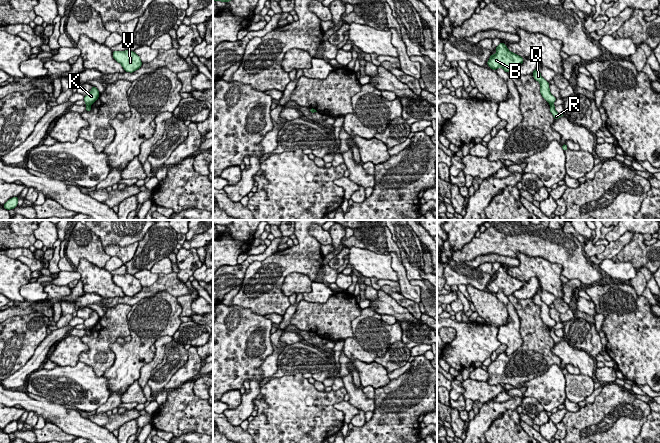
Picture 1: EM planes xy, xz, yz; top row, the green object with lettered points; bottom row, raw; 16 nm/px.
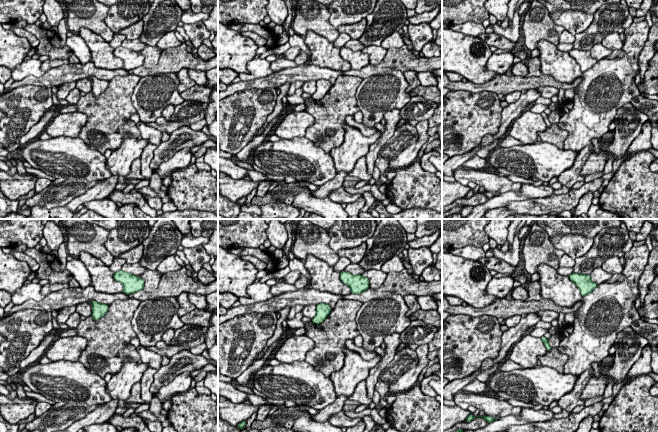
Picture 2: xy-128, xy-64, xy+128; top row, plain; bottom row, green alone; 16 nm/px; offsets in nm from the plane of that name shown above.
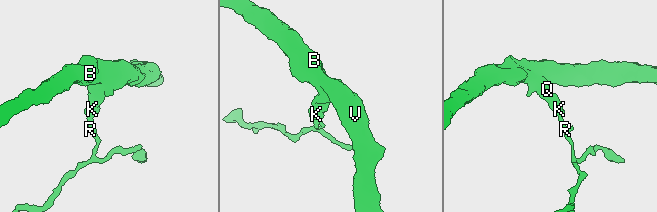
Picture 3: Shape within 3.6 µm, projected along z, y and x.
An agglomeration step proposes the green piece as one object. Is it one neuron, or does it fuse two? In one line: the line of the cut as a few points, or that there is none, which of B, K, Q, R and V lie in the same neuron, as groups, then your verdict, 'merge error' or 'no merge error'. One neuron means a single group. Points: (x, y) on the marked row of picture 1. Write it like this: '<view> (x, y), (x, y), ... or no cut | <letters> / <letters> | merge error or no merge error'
yz (550, 103), (552, 104) | B K Q V / R | merge error

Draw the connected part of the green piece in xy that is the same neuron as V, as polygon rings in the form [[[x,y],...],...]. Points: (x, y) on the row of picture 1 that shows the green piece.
[[[113,51],[113,58],[119,62],[126,72],[134,72],[142,65],[140,57],[134,51]]]

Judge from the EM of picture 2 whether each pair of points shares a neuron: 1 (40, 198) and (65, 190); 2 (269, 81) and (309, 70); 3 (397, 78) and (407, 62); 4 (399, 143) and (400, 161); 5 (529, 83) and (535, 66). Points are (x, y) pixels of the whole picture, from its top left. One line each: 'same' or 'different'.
1: same
2: same
3: different
4: different
5: different

